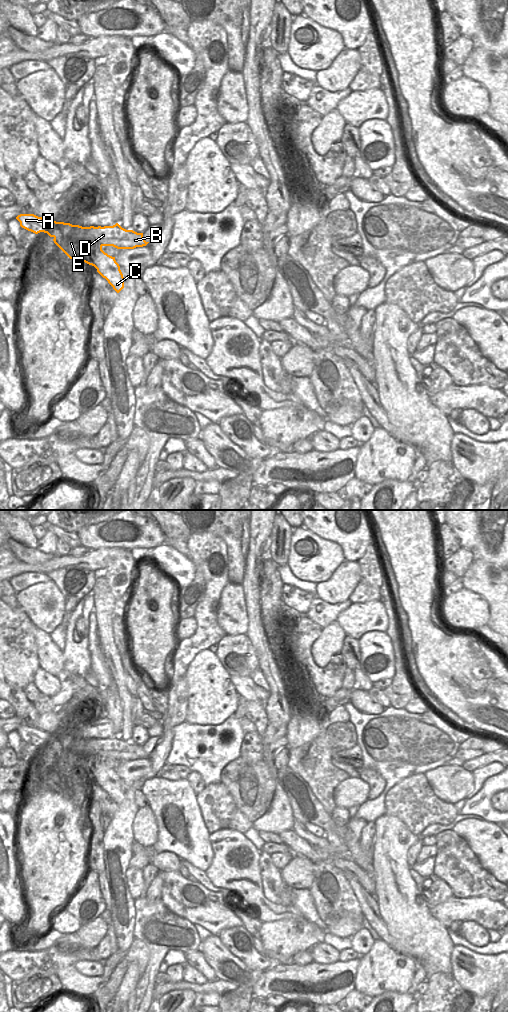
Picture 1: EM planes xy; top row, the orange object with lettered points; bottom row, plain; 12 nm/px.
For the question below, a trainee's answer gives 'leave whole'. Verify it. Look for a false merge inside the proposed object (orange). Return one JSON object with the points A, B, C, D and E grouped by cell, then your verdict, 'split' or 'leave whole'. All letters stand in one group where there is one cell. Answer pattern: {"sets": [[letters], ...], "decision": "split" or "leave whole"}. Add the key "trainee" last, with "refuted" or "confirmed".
{"sets": [["A", "B", "D"], ["C", "E"]], "decision": "split", "trainee": "refuted"}

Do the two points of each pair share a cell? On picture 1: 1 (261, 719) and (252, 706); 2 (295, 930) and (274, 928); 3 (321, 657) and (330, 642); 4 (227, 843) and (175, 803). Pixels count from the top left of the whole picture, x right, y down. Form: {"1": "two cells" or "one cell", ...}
{"1": "one cell", "2": "one cell", "3": "one cell", "4": "two cells"}

